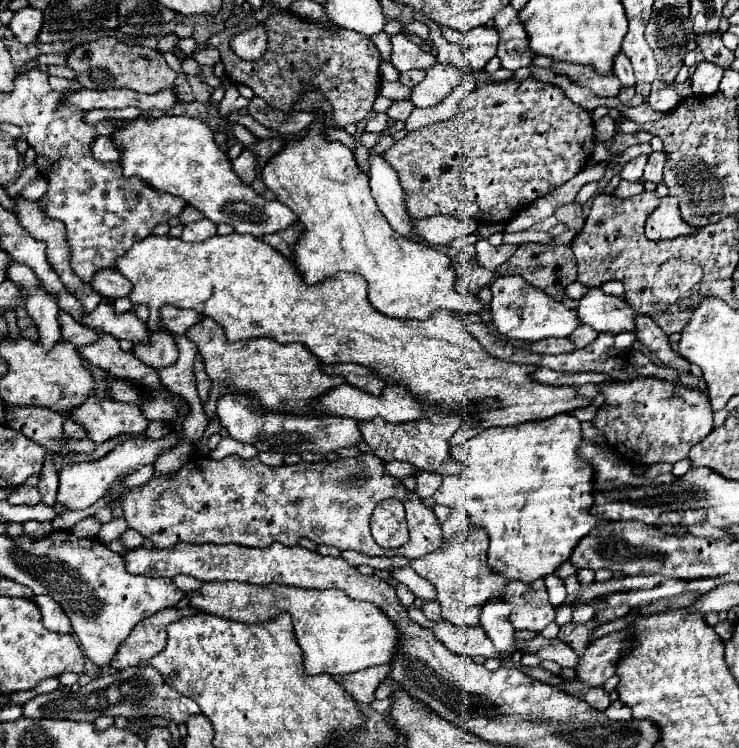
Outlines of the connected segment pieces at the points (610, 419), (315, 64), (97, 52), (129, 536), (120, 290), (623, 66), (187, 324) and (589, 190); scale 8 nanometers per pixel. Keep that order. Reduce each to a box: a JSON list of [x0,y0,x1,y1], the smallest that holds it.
[[592,376,714,464],[206,12,380,128],[68,36,176,94],[120,530,144,548],[92,270,132,300],[614,52,634,86],[160,304,202,334],[576,182,598,204]]

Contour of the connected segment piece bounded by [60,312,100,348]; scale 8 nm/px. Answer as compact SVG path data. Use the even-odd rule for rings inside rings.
M68 312L60 314L60 324L62 324L62 332L64 332L64 340L68 340L72 346L80 348L84 344L92 344L100 338L100 334L96 334L94 330L78 324Z

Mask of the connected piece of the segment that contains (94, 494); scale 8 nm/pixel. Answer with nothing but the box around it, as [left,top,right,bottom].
[58,432,176,510]

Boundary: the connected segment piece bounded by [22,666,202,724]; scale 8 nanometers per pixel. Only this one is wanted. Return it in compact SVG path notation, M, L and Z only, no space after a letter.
M154 666L144 668L124 668L114 674L100 676L80 690L72 692L70 688L58 688L50 694L36 696L34 700L24 704L26 718L66 718L66 720L82 720L92 722L98 716L124 716L124 718L140 718L140 716L160 716L166 720L186 724L188 718L200 714L200 706L182 694L178 694L172 686L166 684L164 676Z

